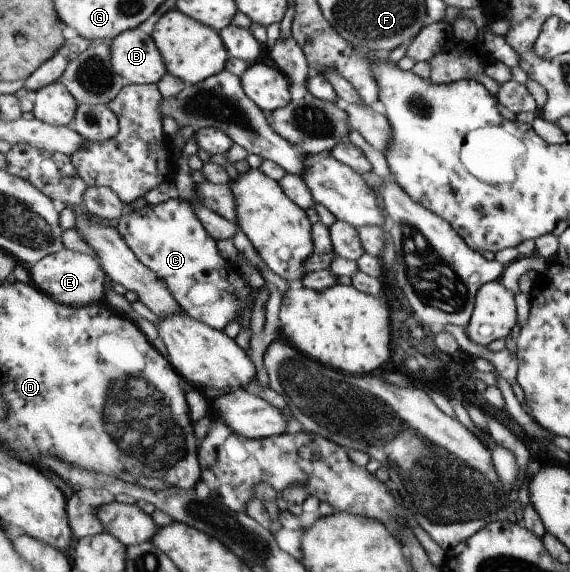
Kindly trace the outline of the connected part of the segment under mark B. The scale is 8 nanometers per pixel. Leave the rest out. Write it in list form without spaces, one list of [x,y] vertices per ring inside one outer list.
[[[141,29],[119,35],[113,39],[111,49],[114,71],[129,84],[158,85],[169,73],[153,36]]]

